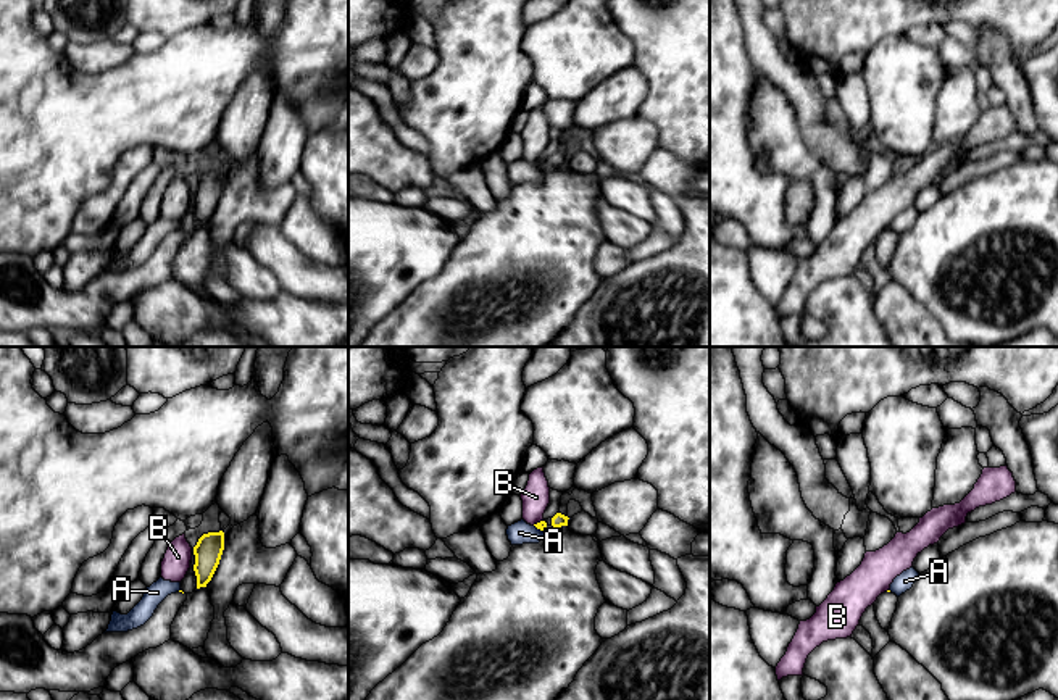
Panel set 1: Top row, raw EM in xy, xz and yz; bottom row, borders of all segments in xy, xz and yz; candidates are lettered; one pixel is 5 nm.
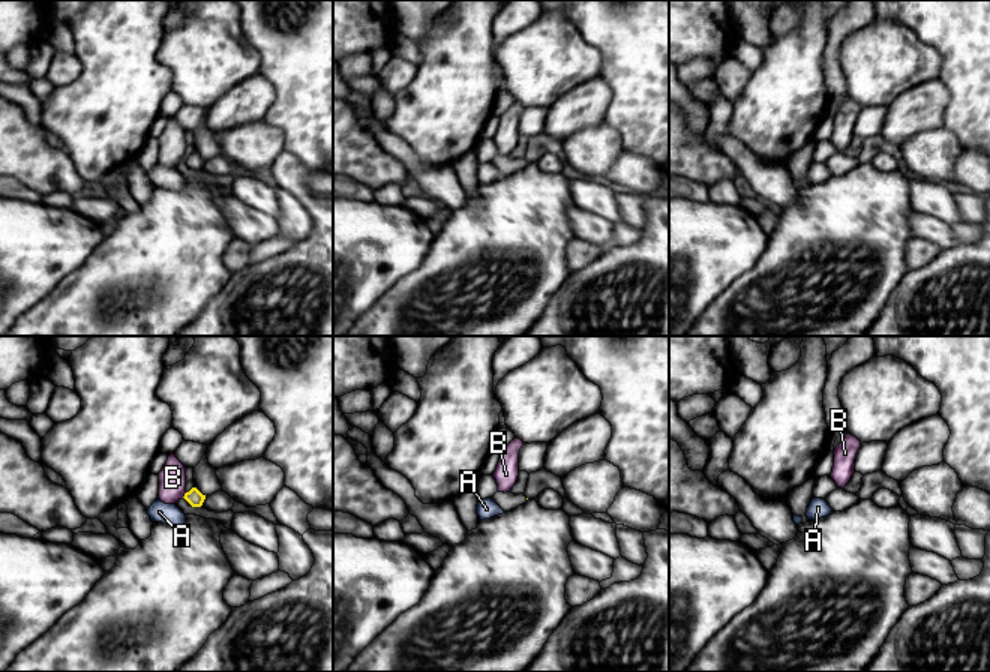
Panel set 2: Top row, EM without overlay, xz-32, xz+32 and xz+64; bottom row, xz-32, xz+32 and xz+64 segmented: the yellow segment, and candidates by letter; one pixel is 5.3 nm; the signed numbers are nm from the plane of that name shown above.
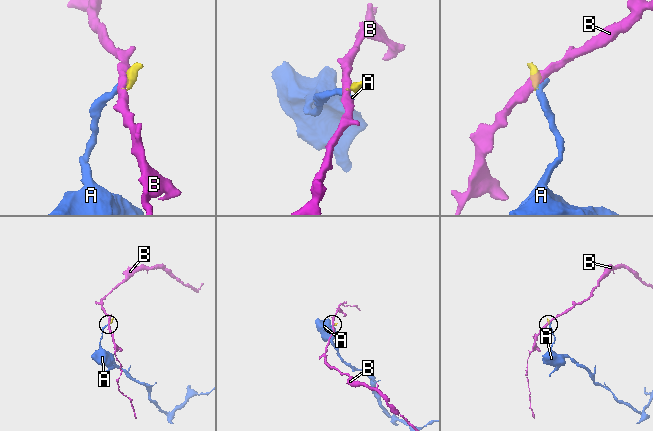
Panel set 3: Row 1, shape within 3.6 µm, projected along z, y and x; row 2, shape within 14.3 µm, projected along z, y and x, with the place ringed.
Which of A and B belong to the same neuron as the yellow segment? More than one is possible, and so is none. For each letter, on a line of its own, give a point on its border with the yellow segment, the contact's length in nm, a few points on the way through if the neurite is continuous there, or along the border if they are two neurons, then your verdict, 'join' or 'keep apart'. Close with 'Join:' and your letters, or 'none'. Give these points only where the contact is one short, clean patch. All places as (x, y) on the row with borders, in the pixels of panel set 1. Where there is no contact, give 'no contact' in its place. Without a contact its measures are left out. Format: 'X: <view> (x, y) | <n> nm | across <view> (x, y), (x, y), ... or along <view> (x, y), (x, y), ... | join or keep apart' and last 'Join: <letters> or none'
A: xz (539, 528) | 60 nm | along xz (534, 524), (542, 531) | keep apart
B: xz (537, 523) | 60 nm | along xz (542, 520), (533, 524) | keep apart
Join: none

